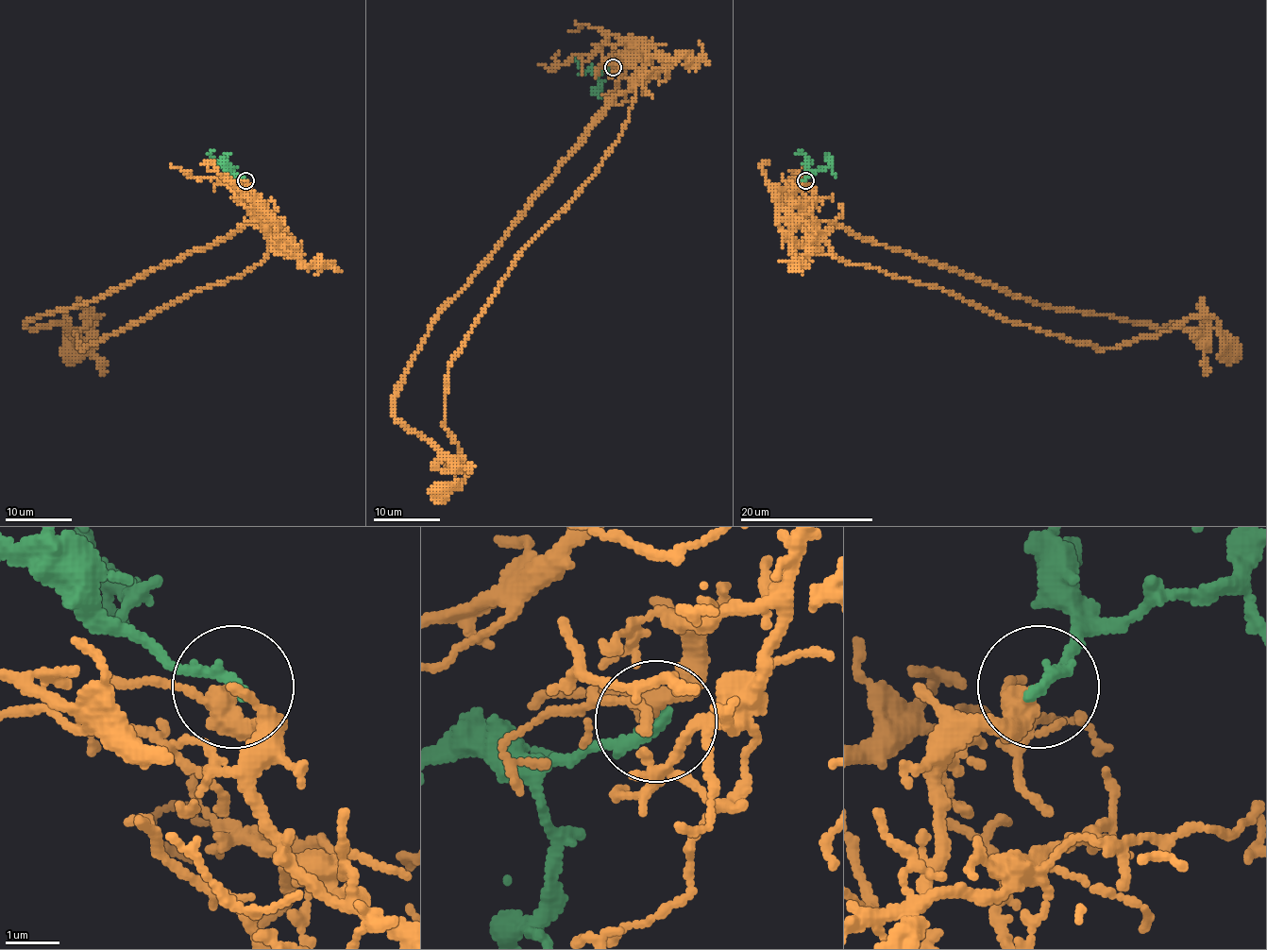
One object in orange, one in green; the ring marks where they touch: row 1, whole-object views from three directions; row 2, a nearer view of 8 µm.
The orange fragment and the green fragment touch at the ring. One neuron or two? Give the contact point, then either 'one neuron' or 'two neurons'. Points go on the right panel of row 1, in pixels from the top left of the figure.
(805, 180) | two neurons

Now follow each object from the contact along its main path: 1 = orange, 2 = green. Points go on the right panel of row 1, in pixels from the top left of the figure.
1: (804, 179), (786, 210), (850, 263), (1101, 347), (1209, 317), (1227, 348)
2: (804, 179), (809, 177), (809, 163), (802, 151), (796, 155)

